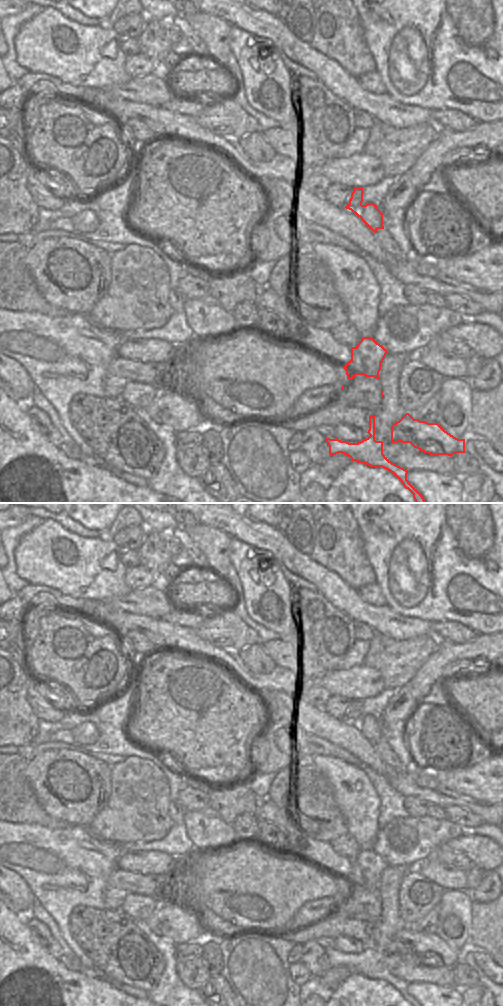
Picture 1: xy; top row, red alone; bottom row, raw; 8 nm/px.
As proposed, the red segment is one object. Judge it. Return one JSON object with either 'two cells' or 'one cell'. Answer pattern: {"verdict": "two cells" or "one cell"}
{"verdict": "two cells"}

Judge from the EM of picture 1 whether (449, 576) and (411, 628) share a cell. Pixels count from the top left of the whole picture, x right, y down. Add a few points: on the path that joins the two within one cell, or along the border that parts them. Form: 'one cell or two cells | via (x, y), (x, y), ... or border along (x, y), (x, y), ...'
two cells | border along (396, 612), (406, 616), (421, 618), (430, 623)

